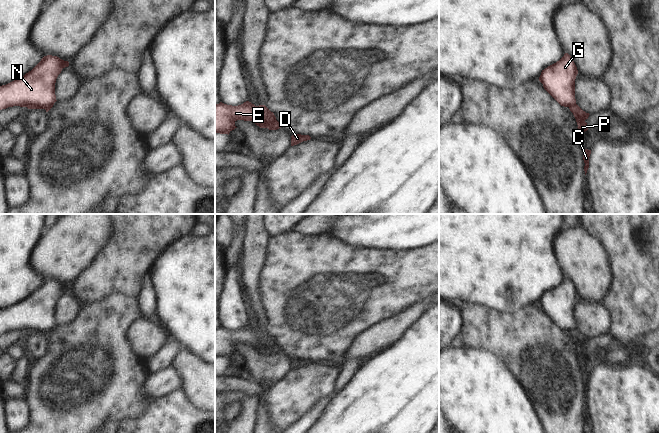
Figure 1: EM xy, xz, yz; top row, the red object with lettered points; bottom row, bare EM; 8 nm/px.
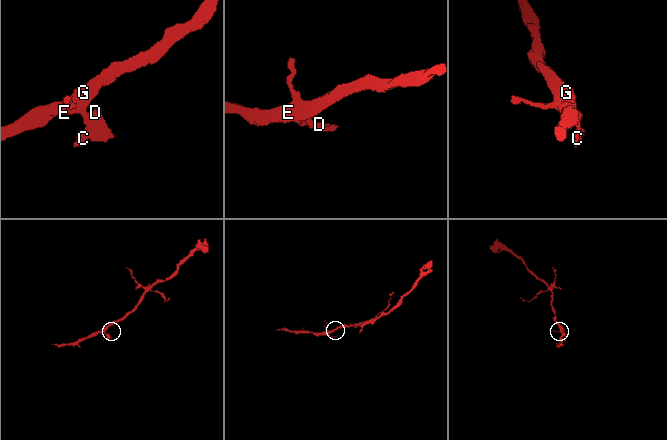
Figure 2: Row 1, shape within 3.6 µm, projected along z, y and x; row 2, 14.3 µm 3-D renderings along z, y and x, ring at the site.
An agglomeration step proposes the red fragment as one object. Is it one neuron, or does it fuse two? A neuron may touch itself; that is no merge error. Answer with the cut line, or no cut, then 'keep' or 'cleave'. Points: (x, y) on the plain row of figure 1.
cut xz (275, 343), (267, 351); cleave

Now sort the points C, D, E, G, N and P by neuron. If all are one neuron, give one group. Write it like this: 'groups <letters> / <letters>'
groups C D P / E G N

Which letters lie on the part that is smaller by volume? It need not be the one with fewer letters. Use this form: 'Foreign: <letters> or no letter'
Foreign: C, D, P

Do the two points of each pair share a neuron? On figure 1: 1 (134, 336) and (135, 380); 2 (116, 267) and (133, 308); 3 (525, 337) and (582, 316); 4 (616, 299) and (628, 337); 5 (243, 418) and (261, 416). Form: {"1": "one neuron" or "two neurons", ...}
{"1": "two neurons", "2": "two neurons", "3": "two neurons", "4": "one neuron", "5": "two neurons"}

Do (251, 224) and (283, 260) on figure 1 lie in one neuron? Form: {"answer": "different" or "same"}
{"answer": "different"}

